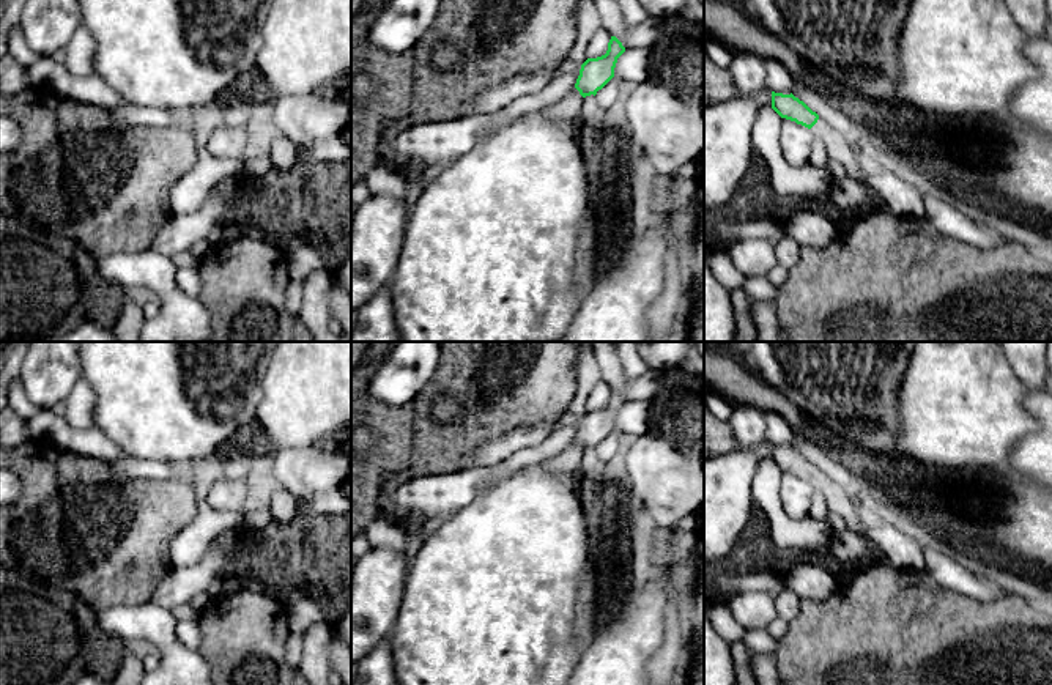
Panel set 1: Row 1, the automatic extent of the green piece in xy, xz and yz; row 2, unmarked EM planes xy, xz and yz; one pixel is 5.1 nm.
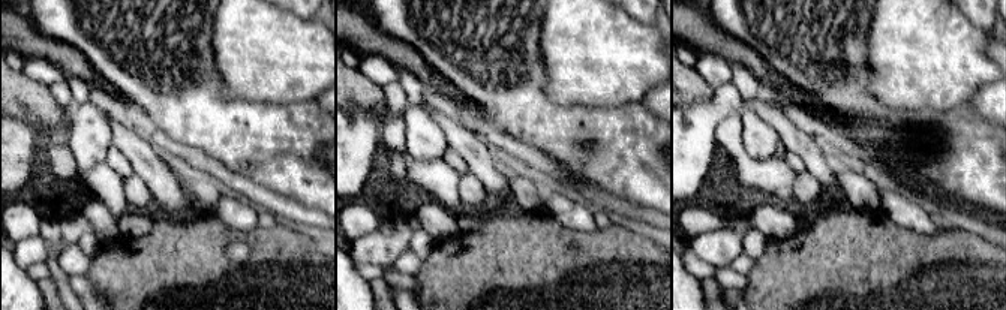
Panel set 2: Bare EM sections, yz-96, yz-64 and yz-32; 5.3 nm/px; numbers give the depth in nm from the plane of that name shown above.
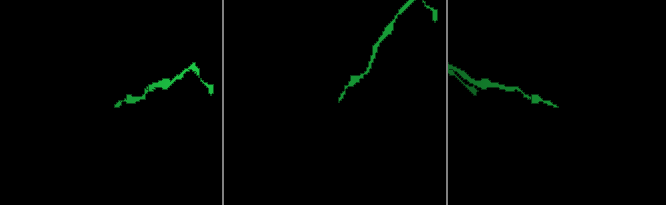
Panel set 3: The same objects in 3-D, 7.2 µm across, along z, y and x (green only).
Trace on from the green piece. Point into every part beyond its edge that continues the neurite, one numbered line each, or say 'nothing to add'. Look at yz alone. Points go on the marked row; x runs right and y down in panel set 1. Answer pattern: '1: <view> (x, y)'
1: yz (841, 147)

